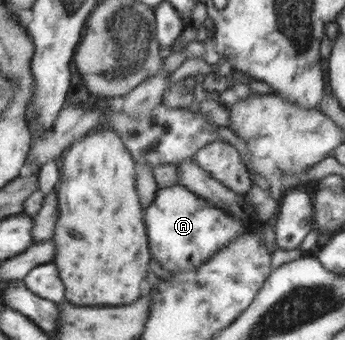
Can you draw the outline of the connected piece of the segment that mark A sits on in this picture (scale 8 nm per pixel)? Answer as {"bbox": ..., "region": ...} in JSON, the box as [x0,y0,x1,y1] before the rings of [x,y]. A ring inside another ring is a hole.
{"bbox":[144,184,247,274],"region":[[[181,184],[157,190],[154,201],[146,209],[144,221],[154,258],[171,274],[199,268],[217,251],[225,248],[226,243],[247,231],[241,219],[215,208]]]}

